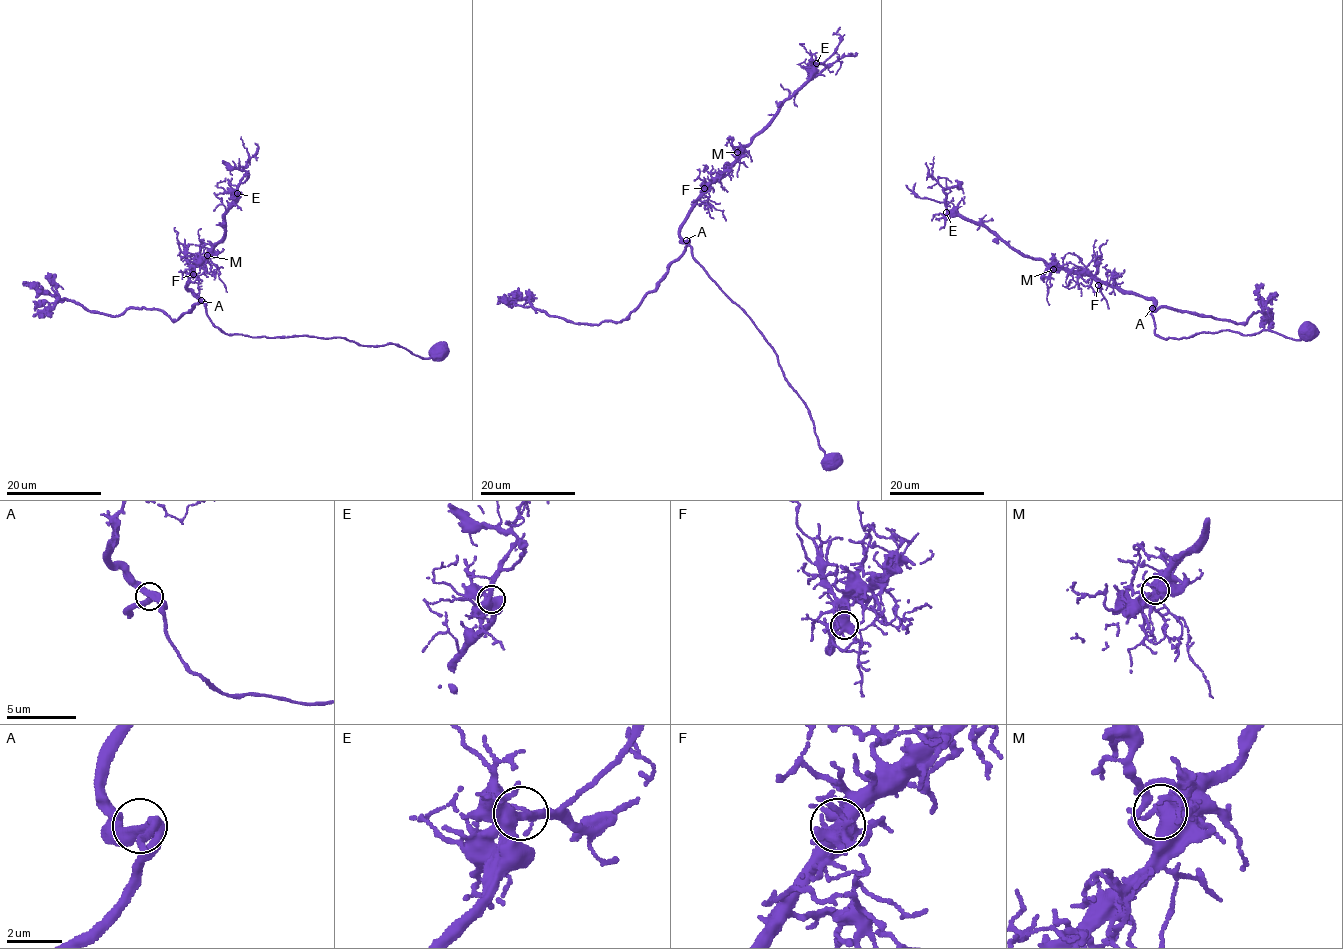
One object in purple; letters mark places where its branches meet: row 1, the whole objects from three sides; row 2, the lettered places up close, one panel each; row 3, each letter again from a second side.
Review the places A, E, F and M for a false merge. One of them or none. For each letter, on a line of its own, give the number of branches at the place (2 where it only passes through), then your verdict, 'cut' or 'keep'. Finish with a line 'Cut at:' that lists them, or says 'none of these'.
A: 2 | keep
E: 3 | keep
F: 2 | keep
M: 2 | keep
Cut at: none of these

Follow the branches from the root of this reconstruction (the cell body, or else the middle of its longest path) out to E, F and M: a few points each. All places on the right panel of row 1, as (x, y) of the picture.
E: (1306, 332), (1294, 340), (1267, 330), (1164, 339), (1155, 334), (1151, 299), (1053, 269), (946, 212)
F: (1306, 332), (1294, 340), (1267, 330), (1164, 339), (1155, 334), (1151, 299), (1098, 285)
M: (1306, 332), (1294, 340), (1267, 330), (1164, 339), (1155, 334), (1151, 299), (1099, 283), (1088, 275), (1053, 269)

